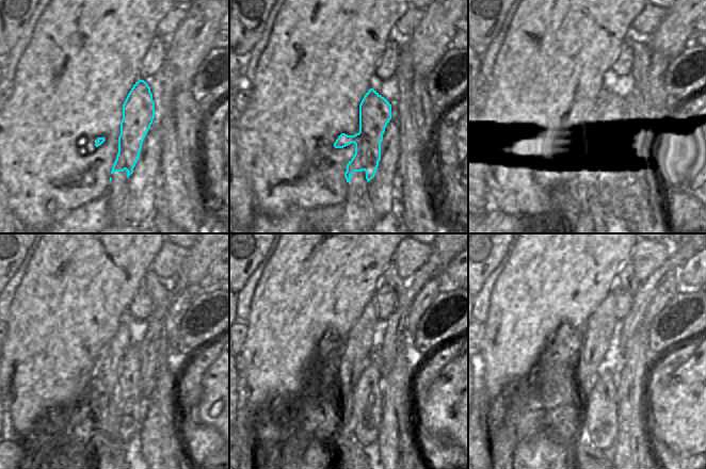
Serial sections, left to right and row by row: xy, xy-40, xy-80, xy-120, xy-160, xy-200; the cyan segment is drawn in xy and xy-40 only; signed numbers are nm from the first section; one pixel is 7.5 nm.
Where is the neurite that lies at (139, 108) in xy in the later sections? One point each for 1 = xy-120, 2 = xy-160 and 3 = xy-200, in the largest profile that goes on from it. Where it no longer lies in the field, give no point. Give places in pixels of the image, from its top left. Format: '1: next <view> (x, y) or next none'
1: next xy-120 (119, 415)
2: next xy-160 (359, 416)
3: next xy-200 (599, 411)

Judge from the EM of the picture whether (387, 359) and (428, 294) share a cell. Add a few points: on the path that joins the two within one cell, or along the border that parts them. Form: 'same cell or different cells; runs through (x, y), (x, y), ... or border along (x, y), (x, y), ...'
different cells; border along (411, 308), (404, 324), (404, 340), (402, 342)

